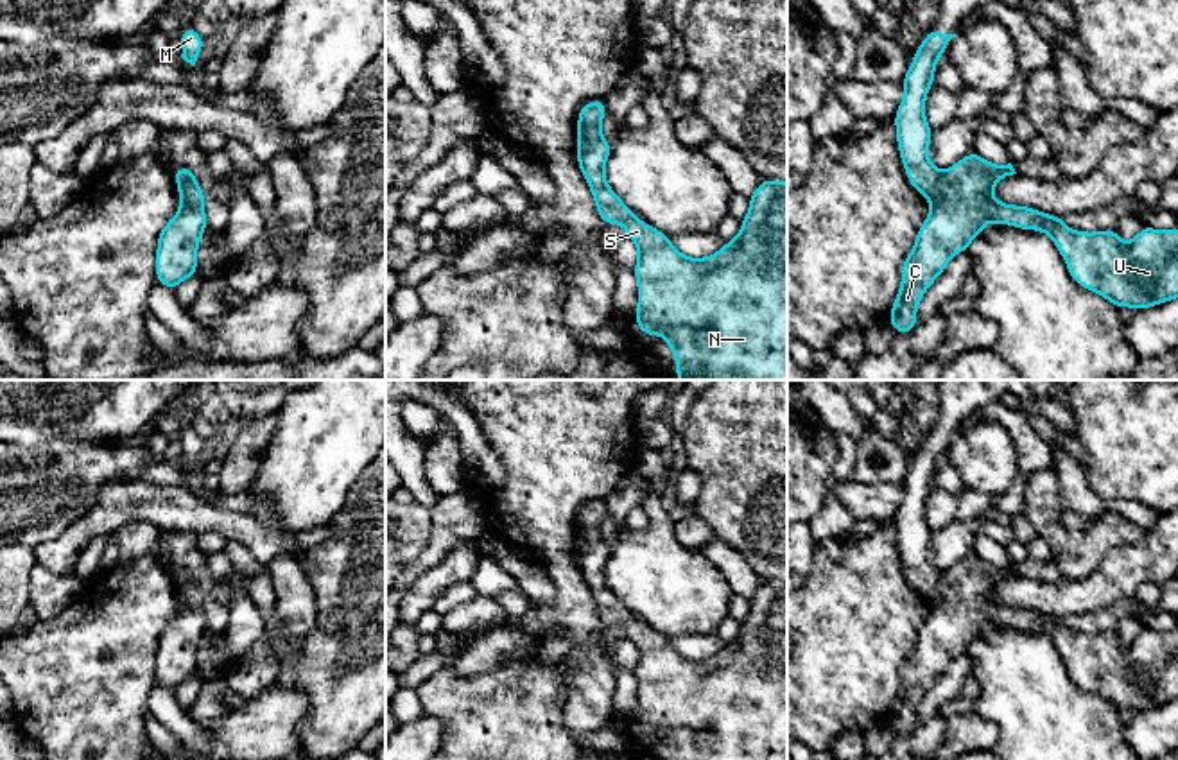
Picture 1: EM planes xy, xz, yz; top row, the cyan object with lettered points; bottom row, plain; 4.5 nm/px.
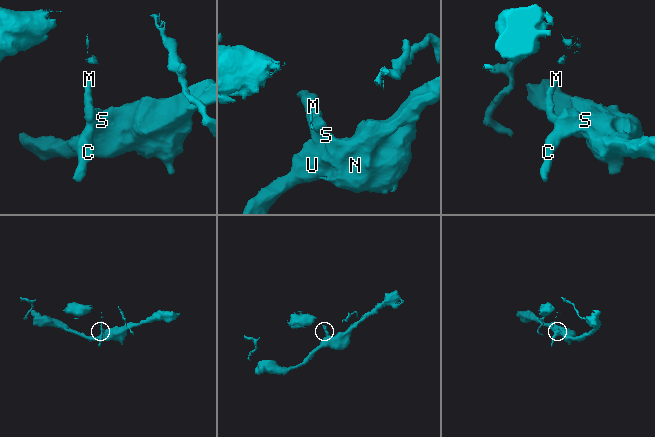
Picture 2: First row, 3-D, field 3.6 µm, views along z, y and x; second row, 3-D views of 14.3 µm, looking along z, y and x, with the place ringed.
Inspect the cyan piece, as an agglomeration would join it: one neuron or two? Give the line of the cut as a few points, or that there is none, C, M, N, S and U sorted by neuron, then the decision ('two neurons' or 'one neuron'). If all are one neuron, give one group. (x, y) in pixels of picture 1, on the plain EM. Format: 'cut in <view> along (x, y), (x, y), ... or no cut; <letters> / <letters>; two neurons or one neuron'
cut in yz along (942, 574), (926, 597); C N S U / M; two neurons

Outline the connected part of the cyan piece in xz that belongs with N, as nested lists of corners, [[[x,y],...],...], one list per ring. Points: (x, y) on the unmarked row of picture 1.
[[[599,527],[577,534],[577,565],[593,597],[602,626],[624,626],[626,638],[638,649],[633,669],[638,687],[635,712],[640,735],[663,737],[674,760],[787,760],[787,584],[762,581],[749,597],[749,613],[739,636],[708,660],[683,658],[656,629],[642,624],[608,588],[604,568],[611,554]]]

